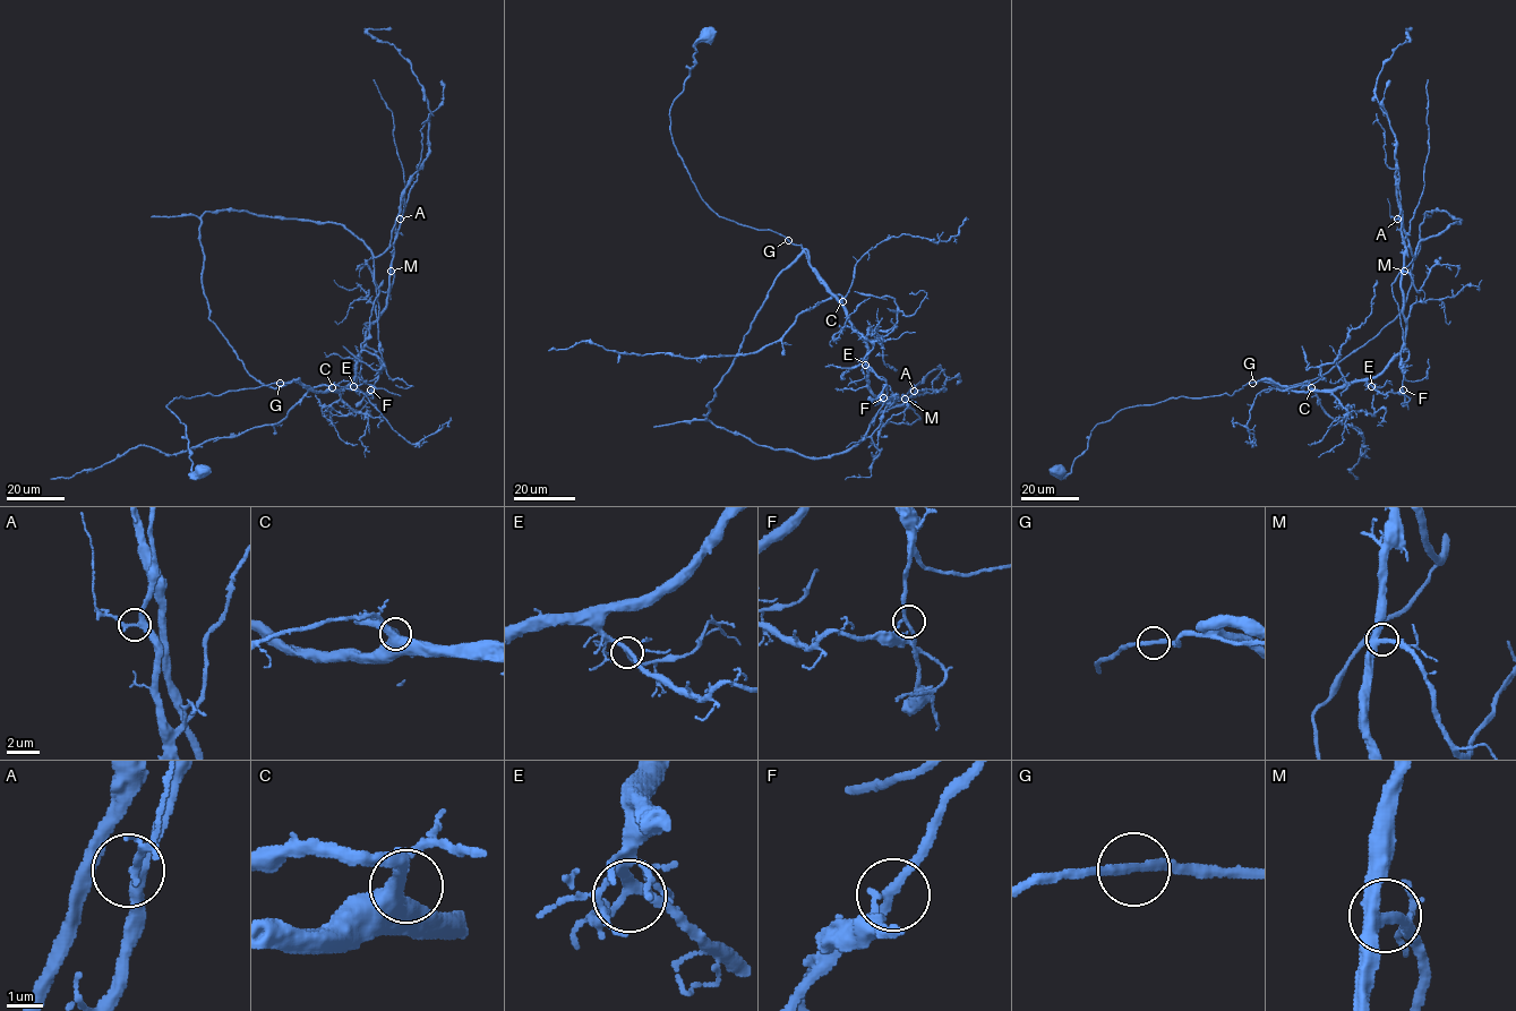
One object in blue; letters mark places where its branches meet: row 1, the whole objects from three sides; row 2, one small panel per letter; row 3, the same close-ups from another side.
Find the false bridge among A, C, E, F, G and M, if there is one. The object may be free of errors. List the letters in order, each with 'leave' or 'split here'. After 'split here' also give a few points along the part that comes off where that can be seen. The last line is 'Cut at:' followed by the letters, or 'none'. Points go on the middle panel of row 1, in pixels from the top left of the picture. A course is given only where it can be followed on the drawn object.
A: leave
C: leave
E: leave
F: leave
G: leave
M: leave
Cut at: none

